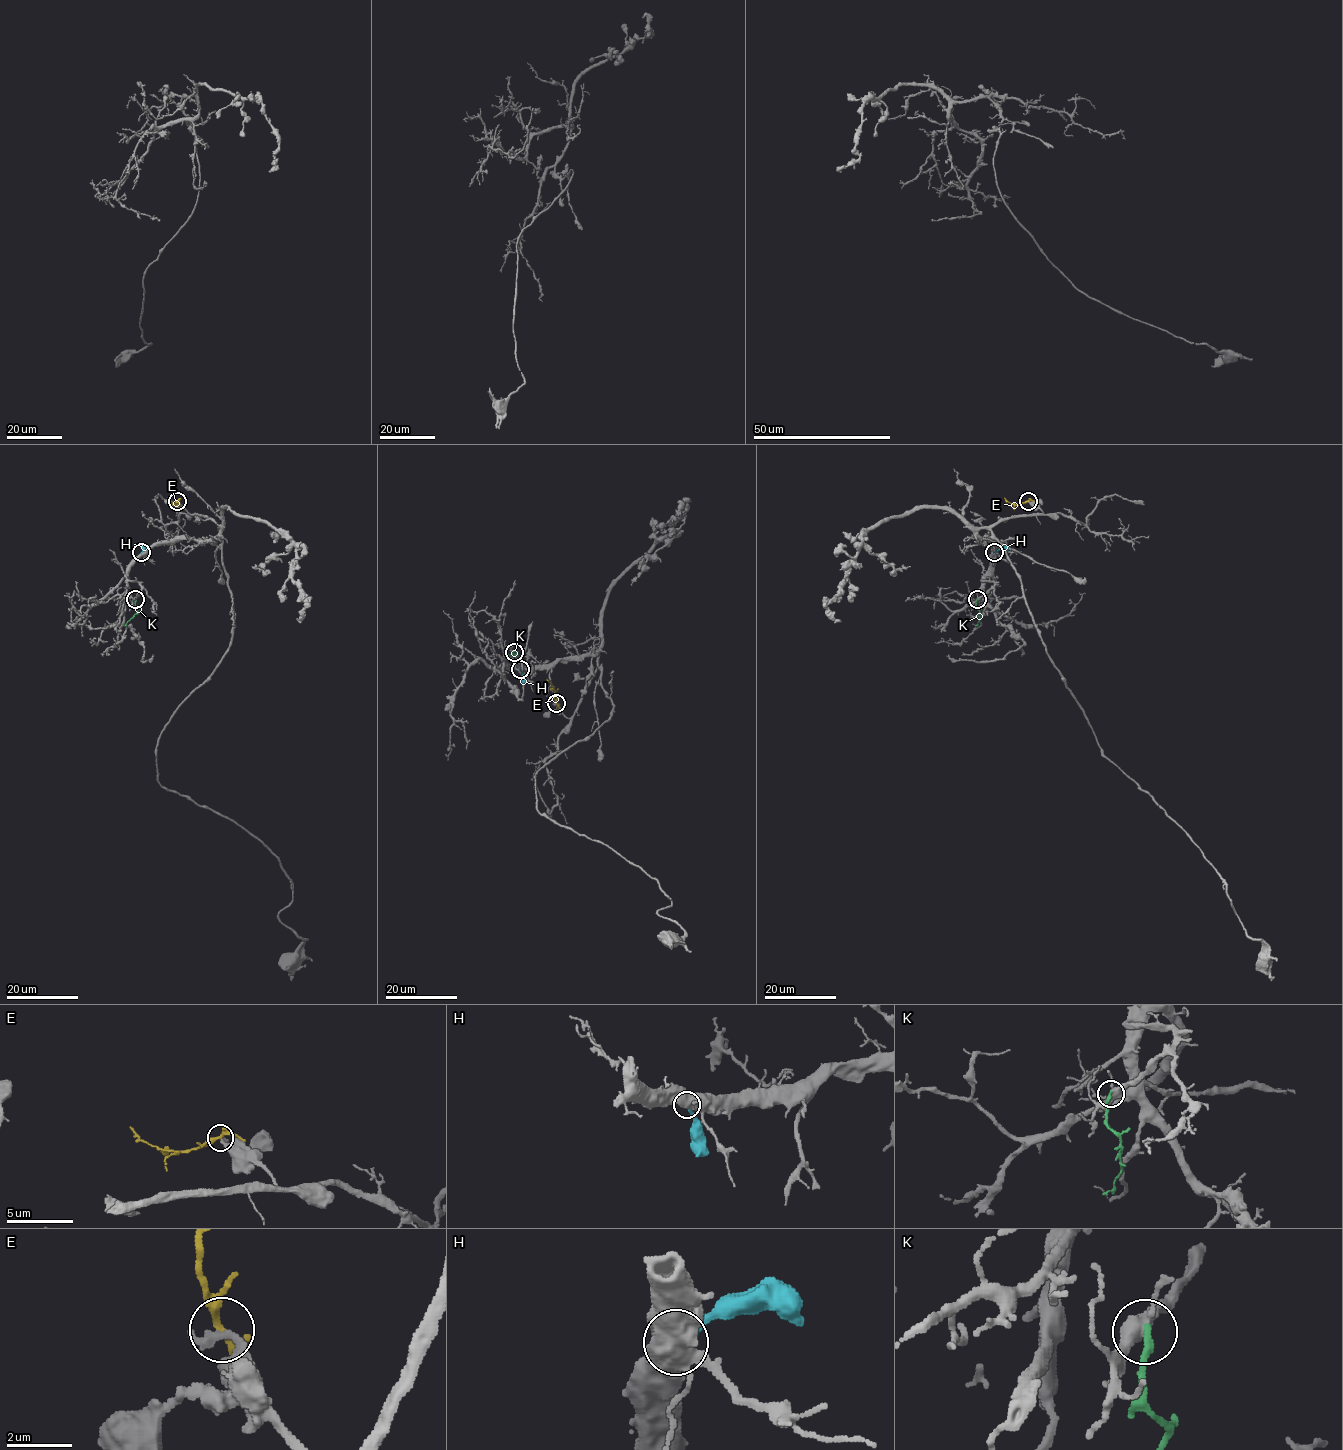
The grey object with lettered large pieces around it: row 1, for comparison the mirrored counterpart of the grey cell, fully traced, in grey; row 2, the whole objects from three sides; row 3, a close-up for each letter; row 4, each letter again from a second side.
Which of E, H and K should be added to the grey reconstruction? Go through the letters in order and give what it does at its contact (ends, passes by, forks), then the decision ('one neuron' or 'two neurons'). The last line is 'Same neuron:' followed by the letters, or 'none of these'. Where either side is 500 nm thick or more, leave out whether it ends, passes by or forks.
E: it forks | two neurons
H: it ends | two neurons
K: it ends | one neuron
Same neuron: K

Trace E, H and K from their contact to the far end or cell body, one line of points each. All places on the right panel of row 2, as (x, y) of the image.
E: (1028, 501), (1013, 505), (1004, 497)
H: (994, 552), (1008, 547)
K: (977, 599), (980, 620), (974, 625)

